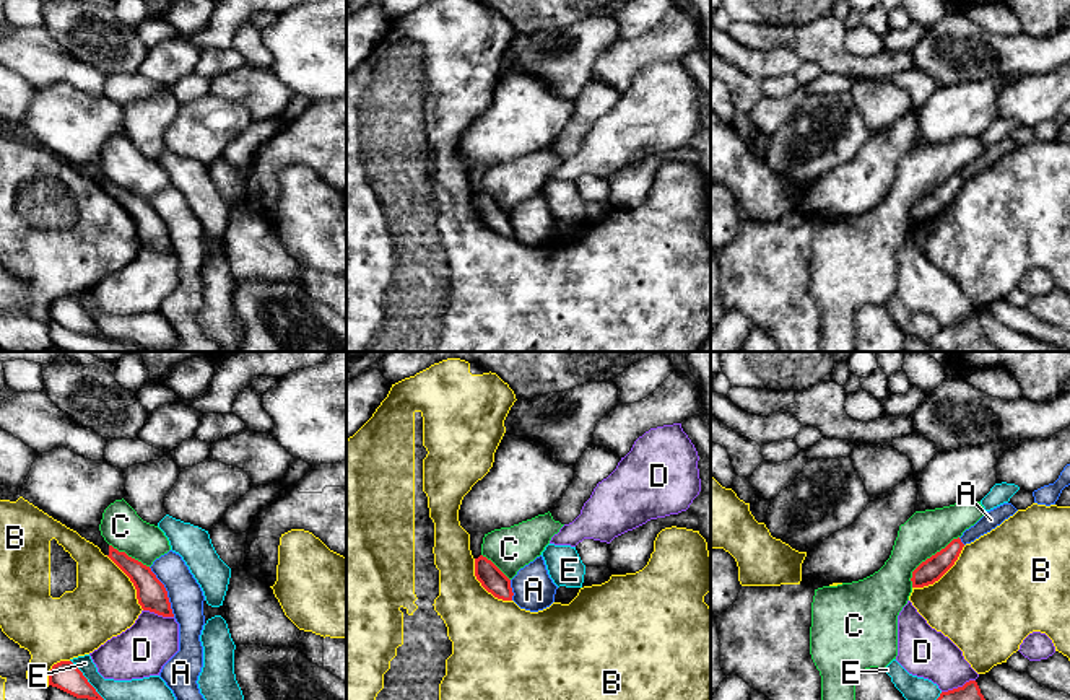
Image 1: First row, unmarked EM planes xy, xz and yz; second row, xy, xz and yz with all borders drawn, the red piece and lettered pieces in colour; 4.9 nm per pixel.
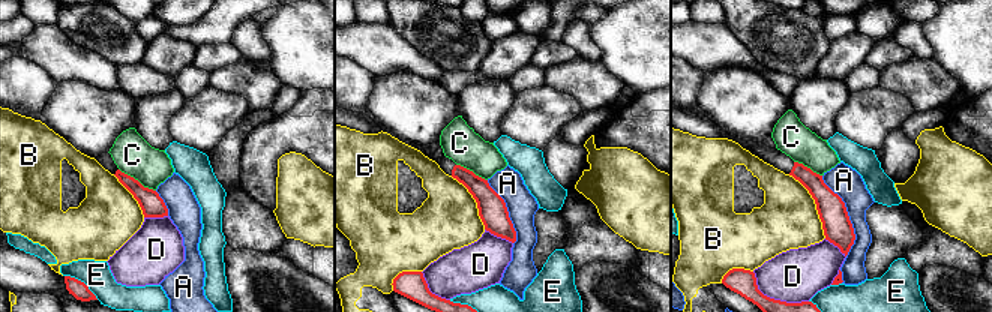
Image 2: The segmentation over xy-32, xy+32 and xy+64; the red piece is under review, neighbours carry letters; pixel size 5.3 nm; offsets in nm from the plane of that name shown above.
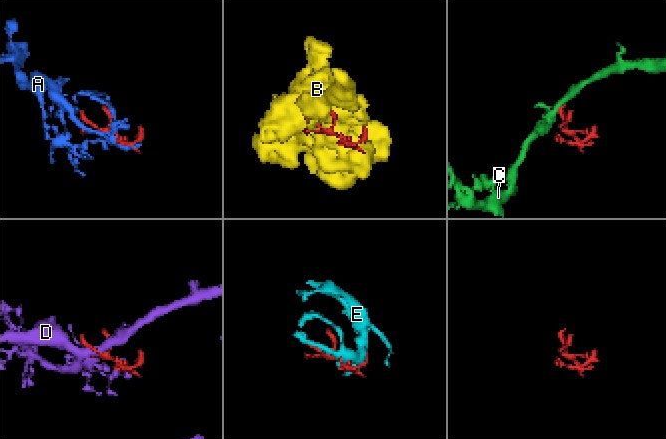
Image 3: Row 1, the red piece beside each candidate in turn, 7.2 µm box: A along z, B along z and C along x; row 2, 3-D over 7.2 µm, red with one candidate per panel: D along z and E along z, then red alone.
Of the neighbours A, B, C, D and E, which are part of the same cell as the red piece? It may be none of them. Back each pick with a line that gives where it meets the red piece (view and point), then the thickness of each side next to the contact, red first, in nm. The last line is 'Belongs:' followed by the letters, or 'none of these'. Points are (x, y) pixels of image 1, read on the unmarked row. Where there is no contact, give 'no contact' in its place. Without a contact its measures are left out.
Belongs: none of these

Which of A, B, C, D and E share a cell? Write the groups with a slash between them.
A / B / C / D / E

